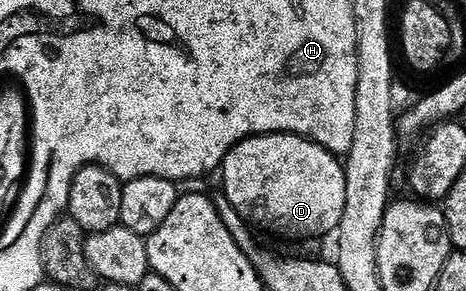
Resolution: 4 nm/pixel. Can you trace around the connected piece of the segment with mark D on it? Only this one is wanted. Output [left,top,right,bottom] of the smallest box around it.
[219,134,348,238]

